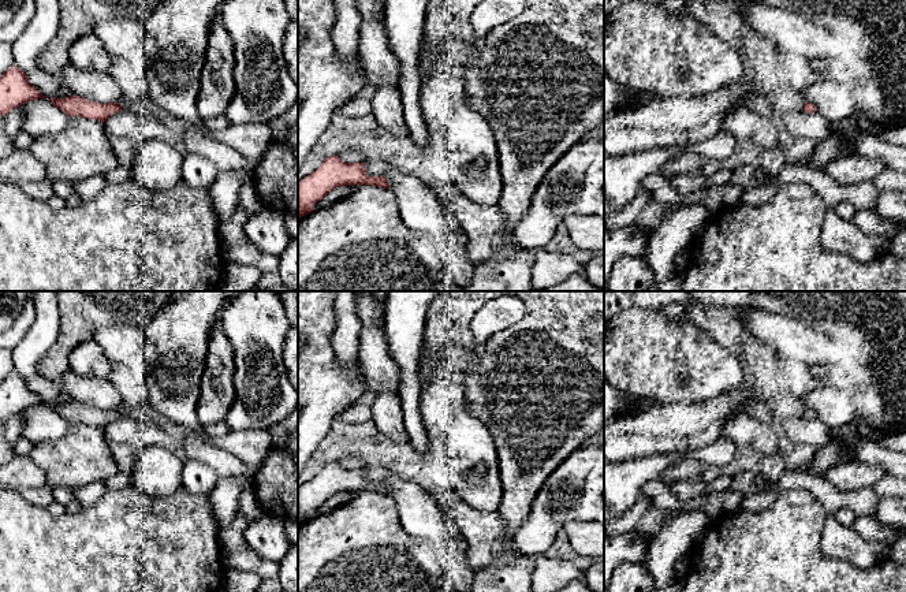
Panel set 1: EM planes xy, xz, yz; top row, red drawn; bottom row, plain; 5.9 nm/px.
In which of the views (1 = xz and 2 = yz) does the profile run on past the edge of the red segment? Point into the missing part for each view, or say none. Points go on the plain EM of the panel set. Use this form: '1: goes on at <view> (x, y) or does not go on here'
1: does not go on here
2: does not go on here

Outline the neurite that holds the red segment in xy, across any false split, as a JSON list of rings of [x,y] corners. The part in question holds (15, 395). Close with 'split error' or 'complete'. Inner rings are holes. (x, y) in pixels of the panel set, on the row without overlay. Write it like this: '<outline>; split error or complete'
[[[12,372],[0,383],[0,421],[5,422],[11,416],[42,402],[27,386],[26,379]]]; complete

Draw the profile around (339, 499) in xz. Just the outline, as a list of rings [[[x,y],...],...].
[[[342,492],[331,496],[322,506],[328,510],[333,510],[348,503],[351,499],[355,498],[354,492]]]

